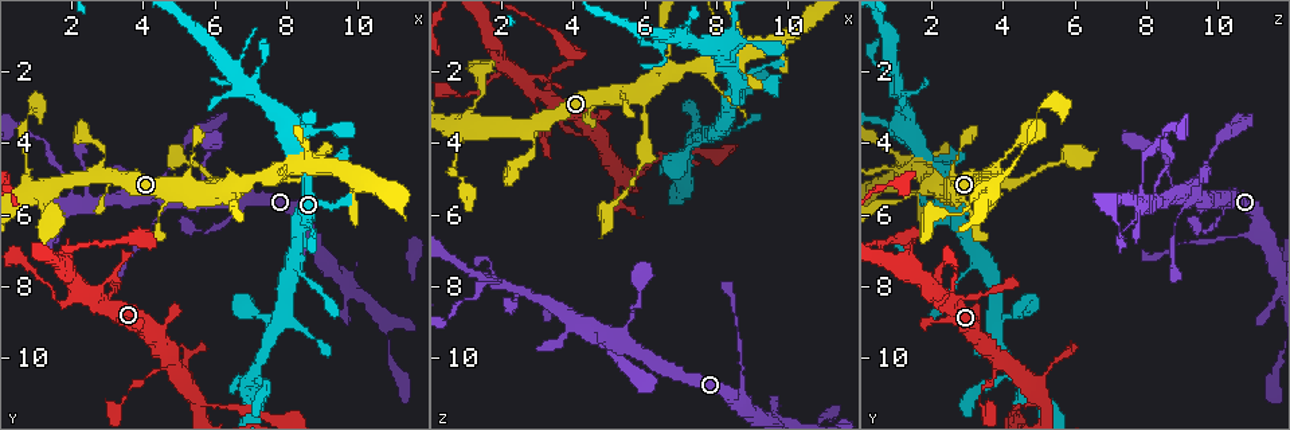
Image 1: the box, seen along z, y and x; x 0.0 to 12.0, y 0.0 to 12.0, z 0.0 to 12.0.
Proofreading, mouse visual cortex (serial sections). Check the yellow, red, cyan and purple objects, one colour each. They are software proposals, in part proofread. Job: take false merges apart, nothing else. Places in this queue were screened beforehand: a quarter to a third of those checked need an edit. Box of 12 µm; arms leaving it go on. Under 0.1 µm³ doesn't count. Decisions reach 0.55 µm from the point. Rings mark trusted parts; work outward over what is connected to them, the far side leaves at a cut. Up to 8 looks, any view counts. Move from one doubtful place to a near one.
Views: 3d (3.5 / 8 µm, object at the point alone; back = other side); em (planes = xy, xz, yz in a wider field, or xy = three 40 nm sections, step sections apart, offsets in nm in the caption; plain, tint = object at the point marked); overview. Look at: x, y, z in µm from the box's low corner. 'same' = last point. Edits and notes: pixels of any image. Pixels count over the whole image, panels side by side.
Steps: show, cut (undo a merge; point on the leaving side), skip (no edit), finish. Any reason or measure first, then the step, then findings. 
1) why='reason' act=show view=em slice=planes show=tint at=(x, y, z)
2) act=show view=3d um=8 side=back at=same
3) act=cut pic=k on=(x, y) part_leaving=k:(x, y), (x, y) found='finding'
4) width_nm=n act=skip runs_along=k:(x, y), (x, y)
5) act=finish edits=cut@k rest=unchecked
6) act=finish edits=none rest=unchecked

why='sharp bend' act=show view=3d um=3.5 side=back at=(4.8, 5.5, 9.2)

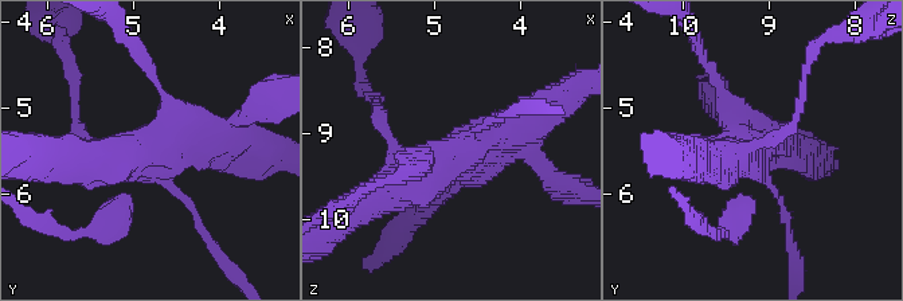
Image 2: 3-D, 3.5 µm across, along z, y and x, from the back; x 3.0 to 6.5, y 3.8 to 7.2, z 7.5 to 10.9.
act=skip runs_along=2:(379, 196), (535, 117) found='all the same cell'

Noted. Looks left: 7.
act=show view=3d um=3.5 at=(8.0, 4.7, 1.1)

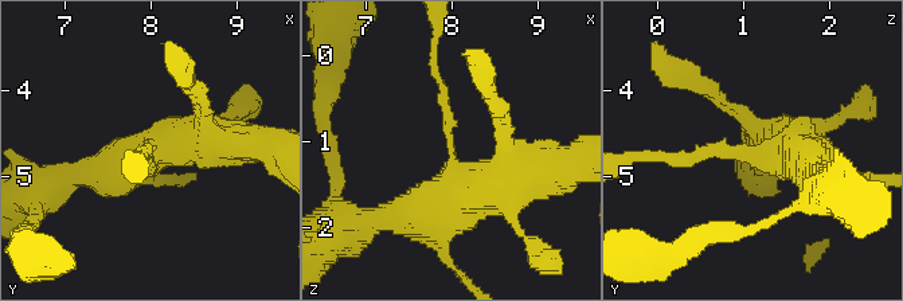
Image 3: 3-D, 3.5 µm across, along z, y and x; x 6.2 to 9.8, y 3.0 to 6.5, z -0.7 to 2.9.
act=show view=em slice=planes show=tint at=(8.00, 4.75, 1.15)

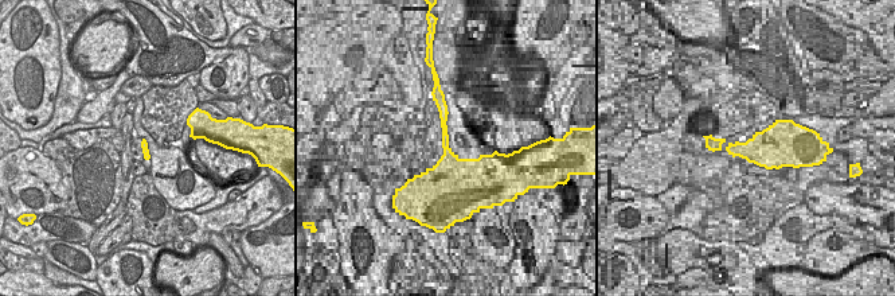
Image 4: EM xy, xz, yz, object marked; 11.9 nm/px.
arms=3 act=skip runs_along=3:(413, 215), (454, 195), (434, 71) found='one cell here'

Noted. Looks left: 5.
why='arms part here' act=show view=3d um=8 at=(2.1, 5.6, 8.0)

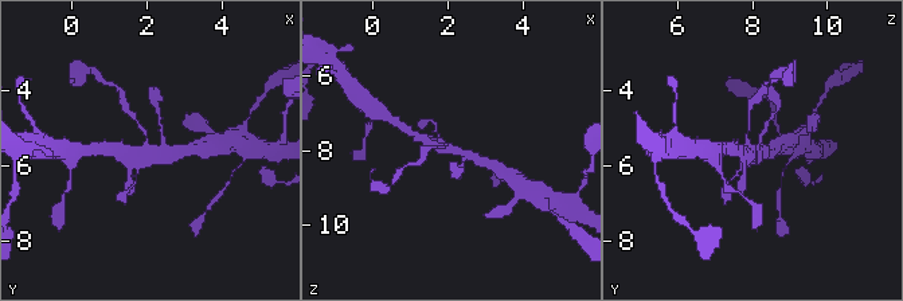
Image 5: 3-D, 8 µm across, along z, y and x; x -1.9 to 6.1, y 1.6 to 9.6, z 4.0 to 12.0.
why='need the tissue' act=show view=em slice=xy step=3 show=tint at=(2.0, 5.5, 8.0)

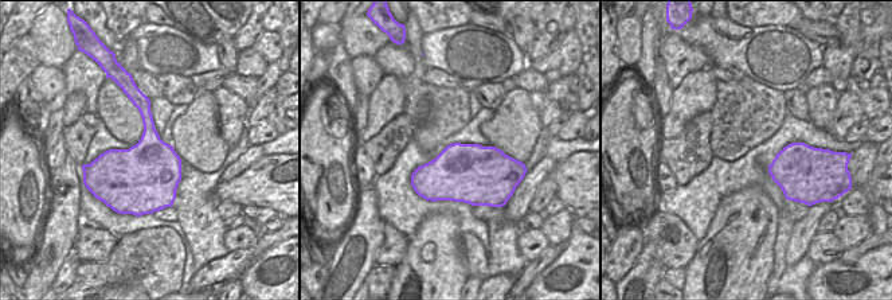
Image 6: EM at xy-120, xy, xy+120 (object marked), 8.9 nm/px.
act=skip runs_along=5:(487, 163), (414, 135) found='continuous, no second cell'

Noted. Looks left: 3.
act=finish edits=none rest=unchecked

